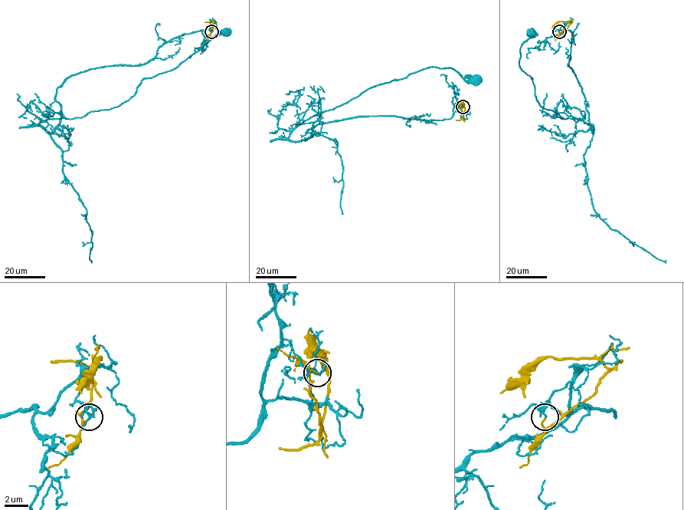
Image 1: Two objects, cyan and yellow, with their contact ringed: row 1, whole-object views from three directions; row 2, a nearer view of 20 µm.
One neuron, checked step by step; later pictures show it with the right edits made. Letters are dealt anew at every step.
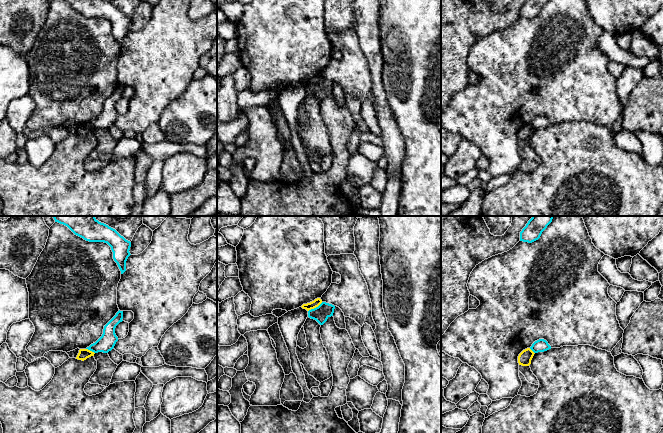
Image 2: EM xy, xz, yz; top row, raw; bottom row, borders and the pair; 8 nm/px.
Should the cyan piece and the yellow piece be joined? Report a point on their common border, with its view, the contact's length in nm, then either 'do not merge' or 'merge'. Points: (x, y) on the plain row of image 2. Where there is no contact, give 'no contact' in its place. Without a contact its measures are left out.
xz (316, 83) | 140 nm | do not merge

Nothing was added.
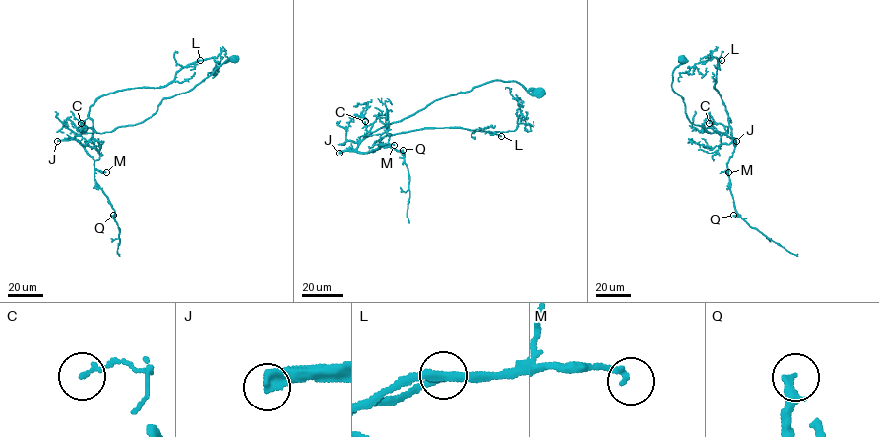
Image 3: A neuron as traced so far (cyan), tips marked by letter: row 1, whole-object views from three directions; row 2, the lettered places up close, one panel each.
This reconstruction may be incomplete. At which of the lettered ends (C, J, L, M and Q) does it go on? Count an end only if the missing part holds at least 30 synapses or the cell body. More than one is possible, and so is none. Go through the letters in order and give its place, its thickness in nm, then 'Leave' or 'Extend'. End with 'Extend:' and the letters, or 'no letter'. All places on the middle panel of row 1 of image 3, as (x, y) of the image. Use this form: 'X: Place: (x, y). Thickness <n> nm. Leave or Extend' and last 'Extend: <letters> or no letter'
C: Place: (365, 121). Thickness 150 nm. Leave
J: Place: (339, 153). Thickness 400 nm. Extend
L: Place: (501, 136). Thickness 240 nm. Extend
M: Place: (394, 145). Thickness 200 nm. Leave
Q: Place: (403, 150). Thickness 280 nm. Leave
Extend: J, L

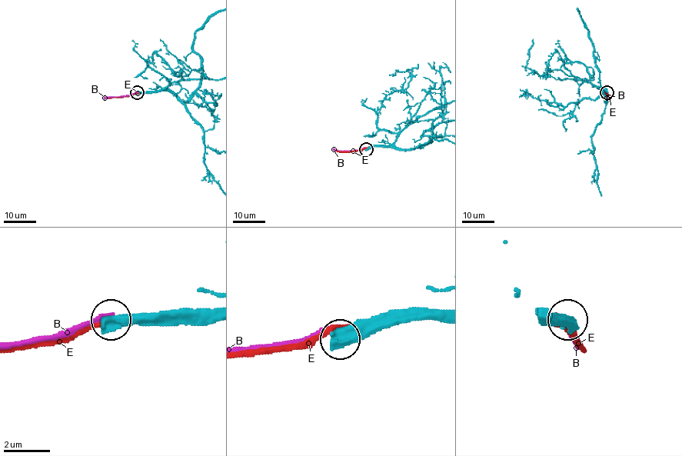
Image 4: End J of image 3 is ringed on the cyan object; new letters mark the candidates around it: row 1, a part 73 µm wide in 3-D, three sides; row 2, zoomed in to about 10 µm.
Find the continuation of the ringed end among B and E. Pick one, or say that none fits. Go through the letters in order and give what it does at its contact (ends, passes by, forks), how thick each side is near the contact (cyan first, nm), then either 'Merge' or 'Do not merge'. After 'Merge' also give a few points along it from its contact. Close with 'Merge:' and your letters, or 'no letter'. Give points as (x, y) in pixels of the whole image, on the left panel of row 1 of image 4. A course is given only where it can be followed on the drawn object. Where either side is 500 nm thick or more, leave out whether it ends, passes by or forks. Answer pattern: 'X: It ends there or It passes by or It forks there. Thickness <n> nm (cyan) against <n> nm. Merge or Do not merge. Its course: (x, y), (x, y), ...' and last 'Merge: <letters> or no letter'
B: Thickness 550 nm (cyan) against 200 nm. Do not merge
E: Thickness 650 nm (cyan) against 240 nm. Do not merge
Merge: no letter

